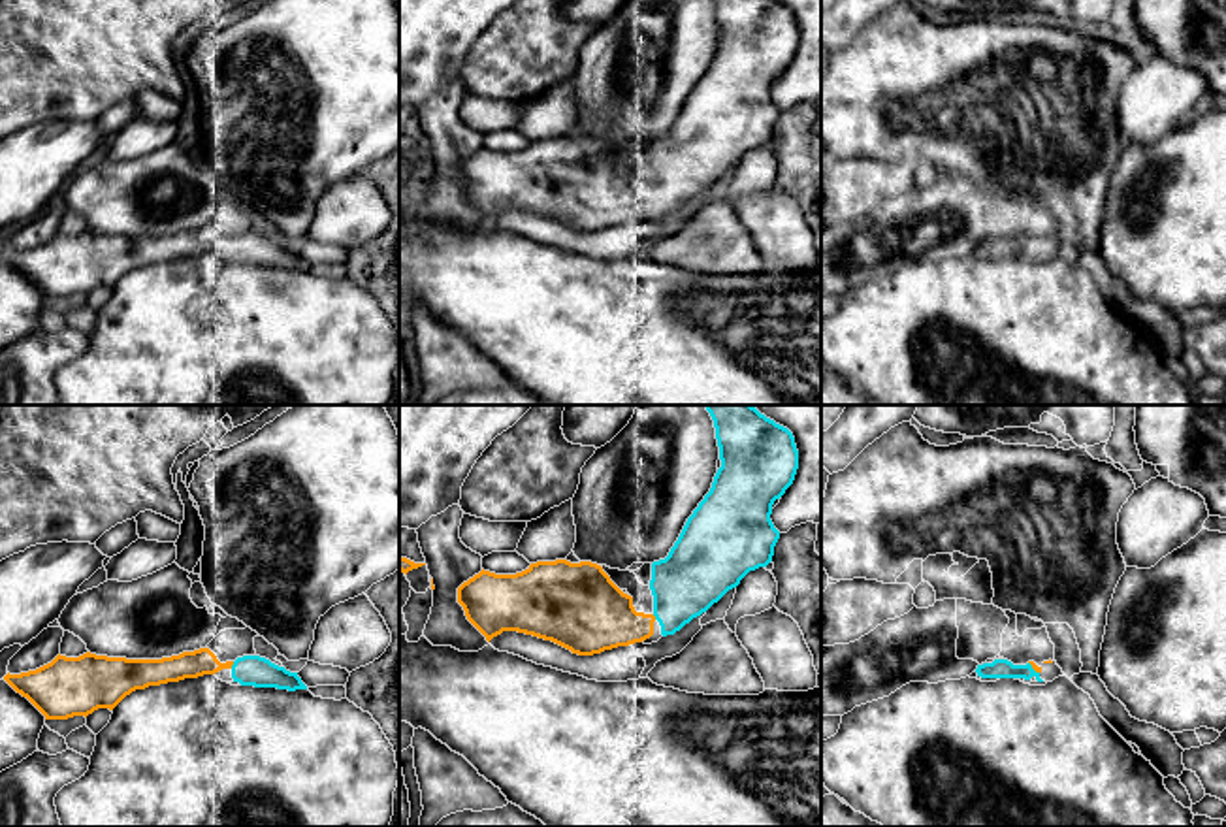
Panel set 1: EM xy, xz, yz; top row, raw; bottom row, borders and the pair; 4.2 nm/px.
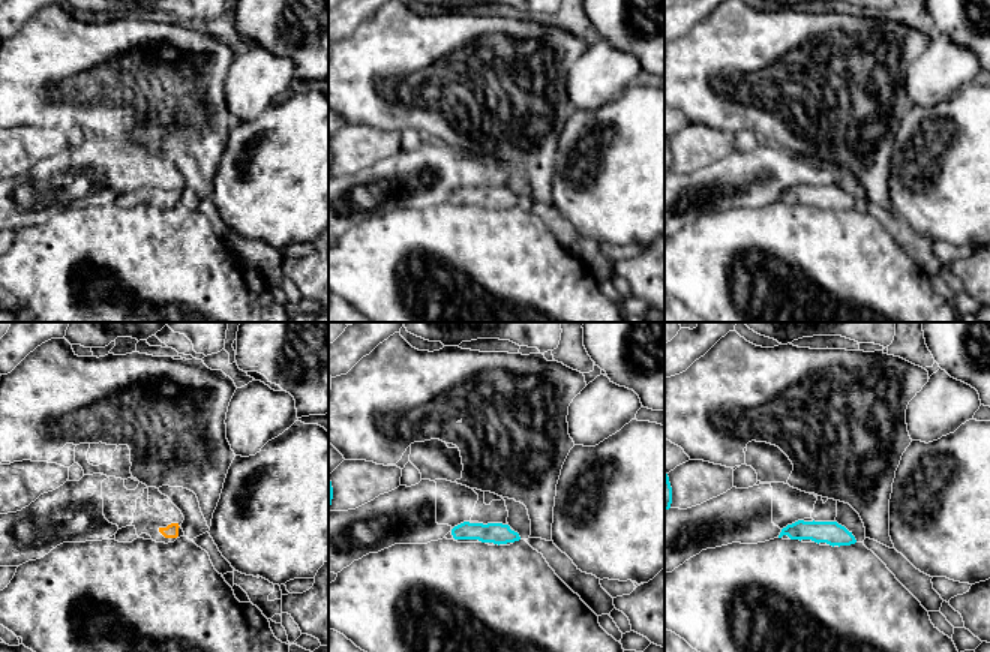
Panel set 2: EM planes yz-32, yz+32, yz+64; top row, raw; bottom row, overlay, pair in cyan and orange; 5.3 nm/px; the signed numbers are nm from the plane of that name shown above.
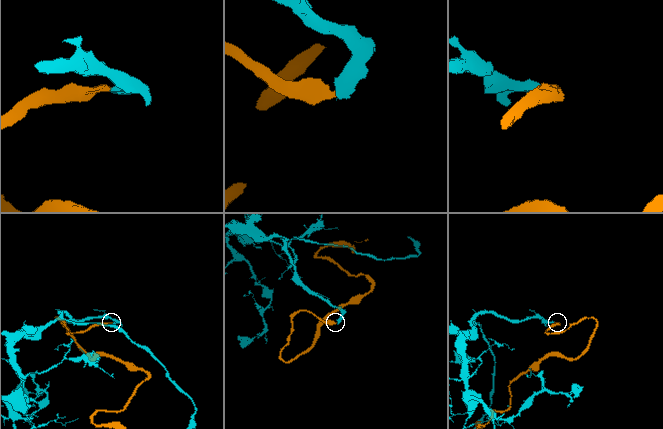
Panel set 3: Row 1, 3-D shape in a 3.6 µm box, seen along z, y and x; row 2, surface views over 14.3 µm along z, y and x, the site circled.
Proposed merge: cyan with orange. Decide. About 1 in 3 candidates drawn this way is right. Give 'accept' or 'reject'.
accept

